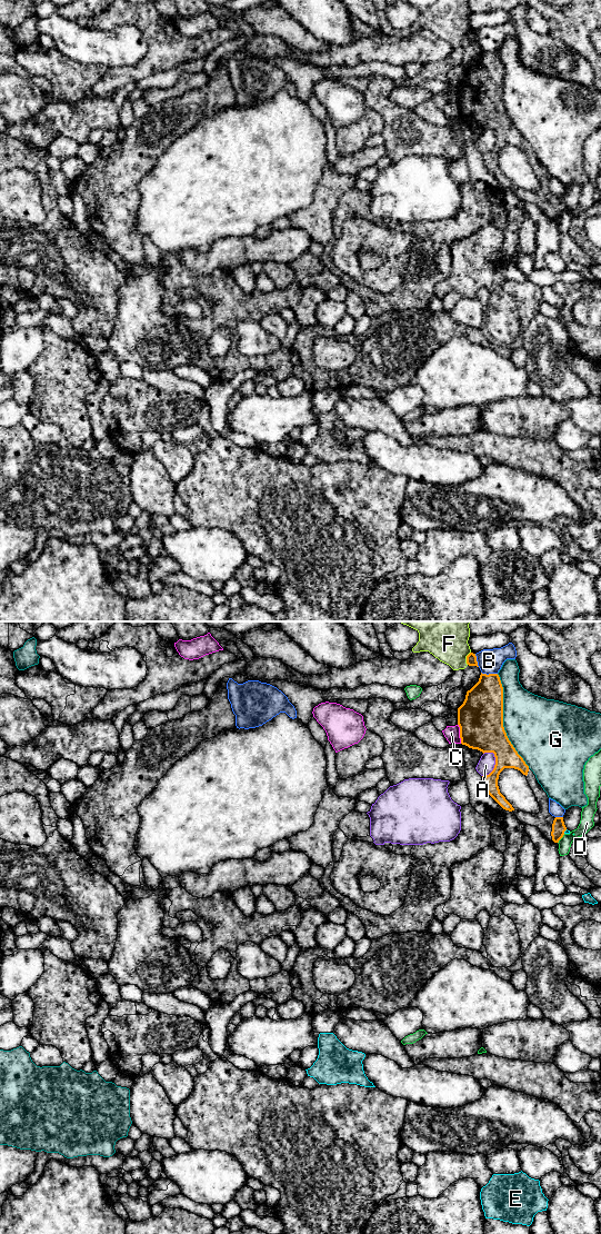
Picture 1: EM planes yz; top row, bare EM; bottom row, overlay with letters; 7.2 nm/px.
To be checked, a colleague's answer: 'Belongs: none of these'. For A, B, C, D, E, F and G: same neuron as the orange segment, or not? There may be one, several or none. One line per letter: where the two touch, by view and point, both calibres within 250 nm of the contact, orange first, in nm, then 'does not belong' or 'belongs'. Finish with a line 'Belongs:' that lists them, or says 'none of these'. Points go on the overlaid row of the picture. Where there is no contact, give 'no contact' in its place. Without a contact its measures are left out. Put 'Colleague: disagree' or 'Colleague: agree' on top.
Colleague: agree
A: yz (494, 766) | 280/120 nm | does not belong
B: yz (489, 674) | 280/180 nm | does not belong
C: yz (460, 734) | 320/110 nm | does not belong
D: yz (561, 837) | 100/100 nm | does not belong
E: yz (564, 831) | 100/30 nm | does not belong
F: yz (467, 658) | 80/360 nm | does not belong
G: yz (502, 720) | 320/440 nm | does not belong
Belongs: none of these

